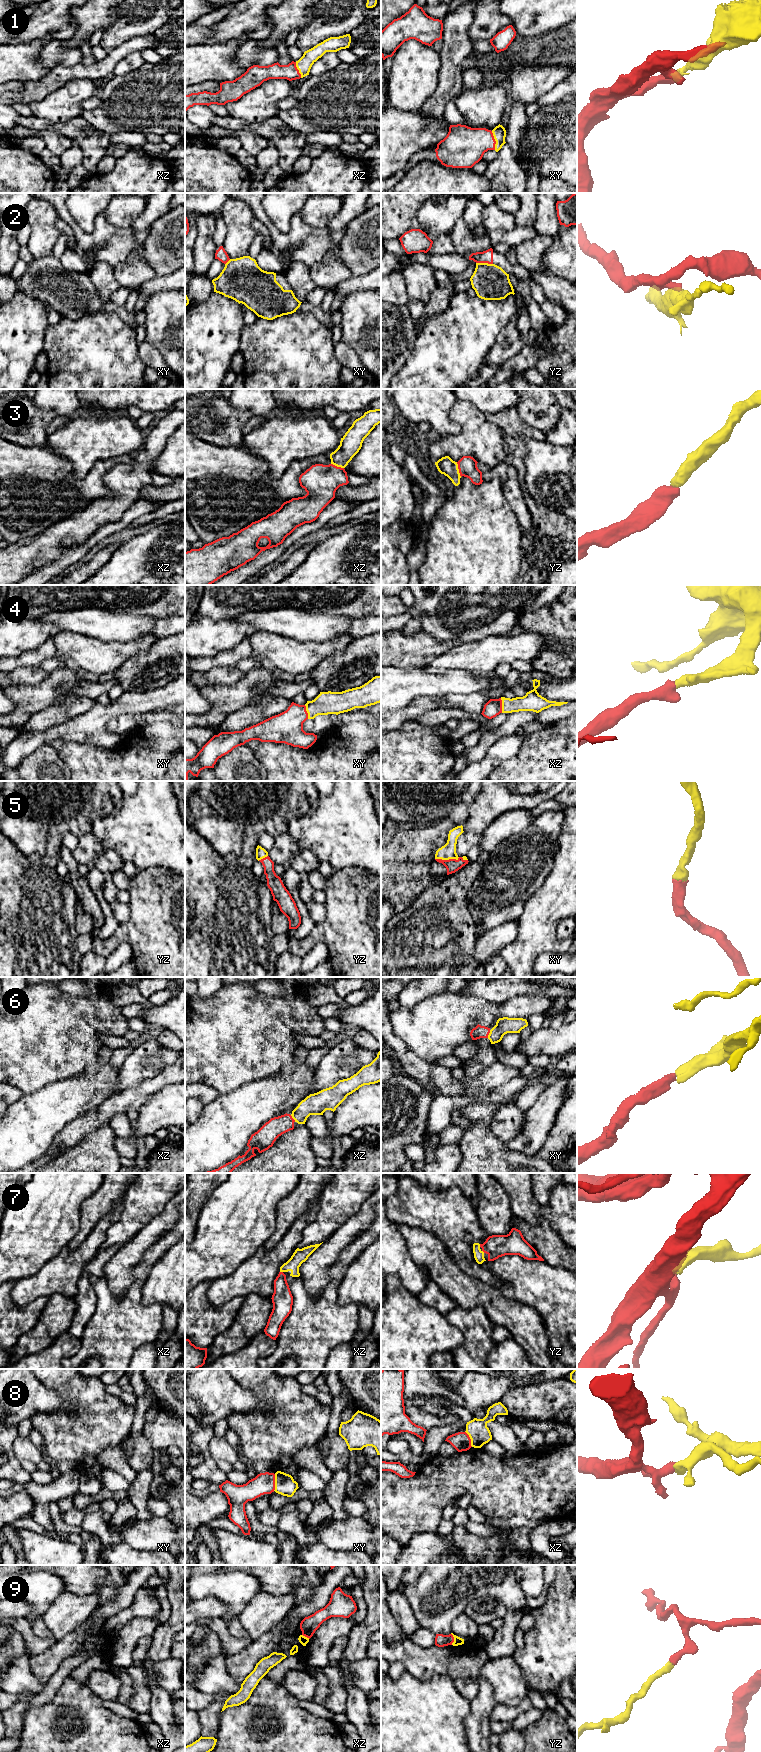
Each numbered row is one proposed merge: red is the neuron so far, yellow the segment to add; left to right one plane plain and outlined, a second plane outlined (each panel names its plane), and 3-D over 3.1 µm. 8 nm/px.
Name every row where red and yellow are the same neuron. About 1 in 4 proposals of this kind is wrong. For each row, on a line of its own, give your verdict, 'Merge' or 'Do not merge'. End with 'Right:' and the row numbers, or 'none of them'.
1: Merge
2: Merge
3: Merge
4: Merge
5: Merge
6: Merge
7: Merge
8: Do not merge
9: Do not merge
Right: 1, 2, 3, 4, 5, 6, 7

